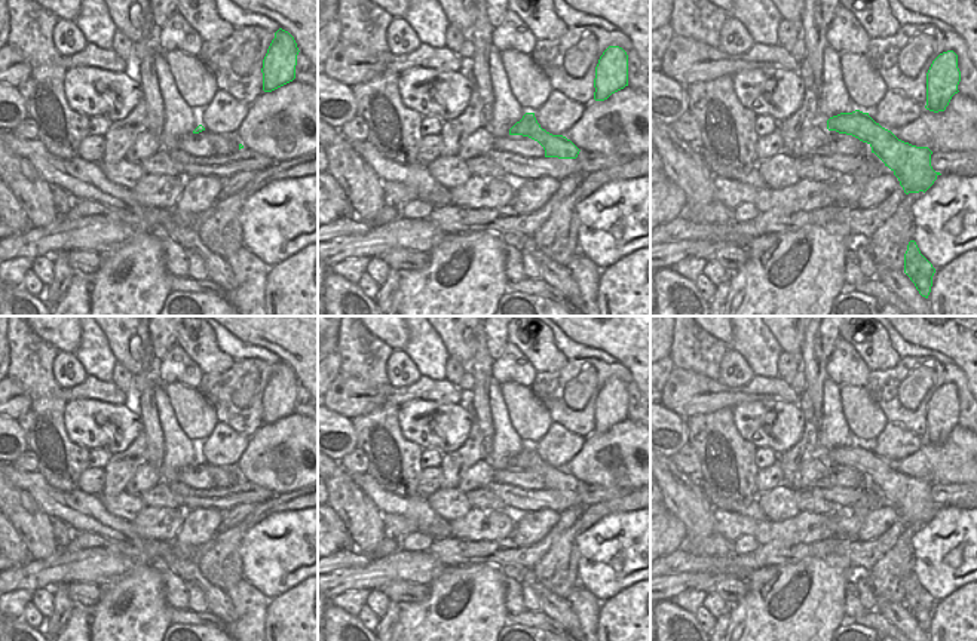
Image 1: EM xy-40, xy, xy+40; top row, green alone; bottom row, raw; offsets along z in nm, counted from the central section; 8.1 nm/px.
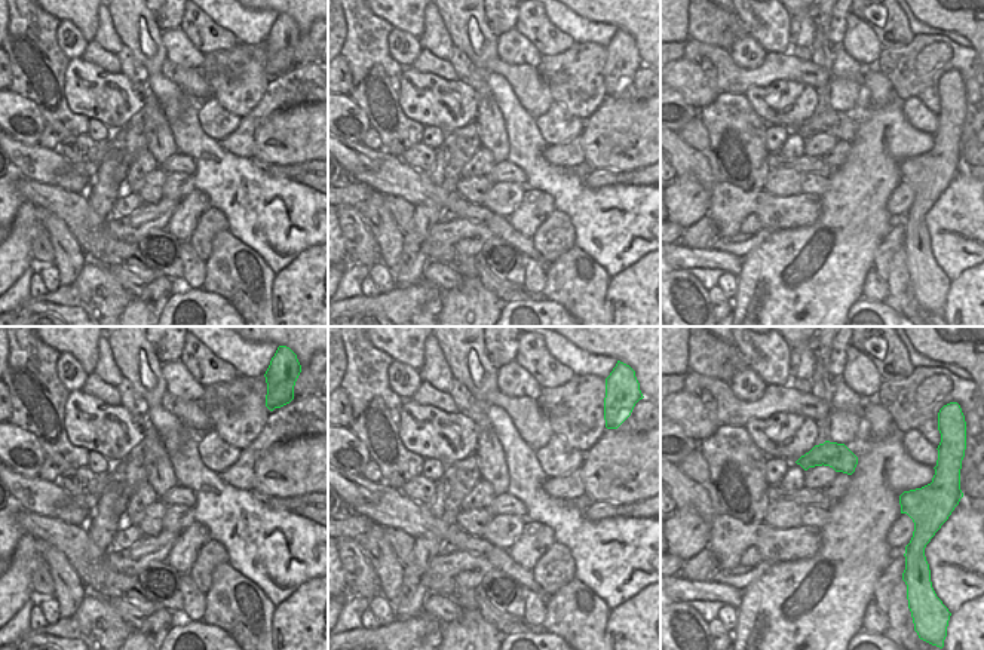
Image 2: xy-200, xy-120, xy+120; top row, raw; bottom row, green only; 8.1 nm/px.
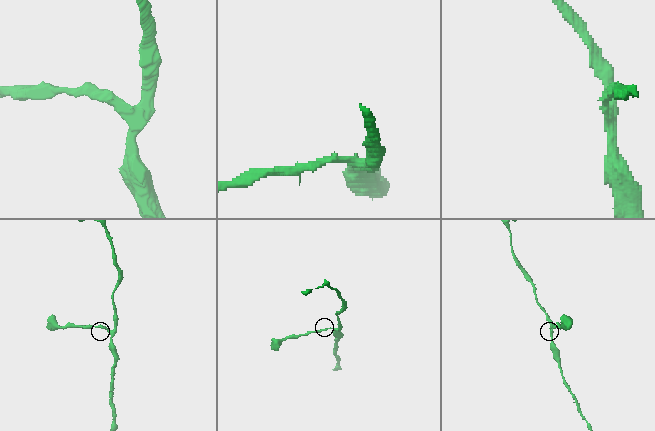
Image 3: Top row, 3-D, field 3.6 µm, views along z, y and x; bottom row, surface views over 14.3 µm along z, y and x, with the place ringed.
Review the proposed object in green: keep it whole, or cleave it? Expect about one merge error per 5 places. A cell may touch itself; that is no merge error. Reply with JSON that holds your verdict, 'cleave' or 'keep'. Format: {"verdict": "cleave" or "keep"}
{"verdict": "cleave"}

